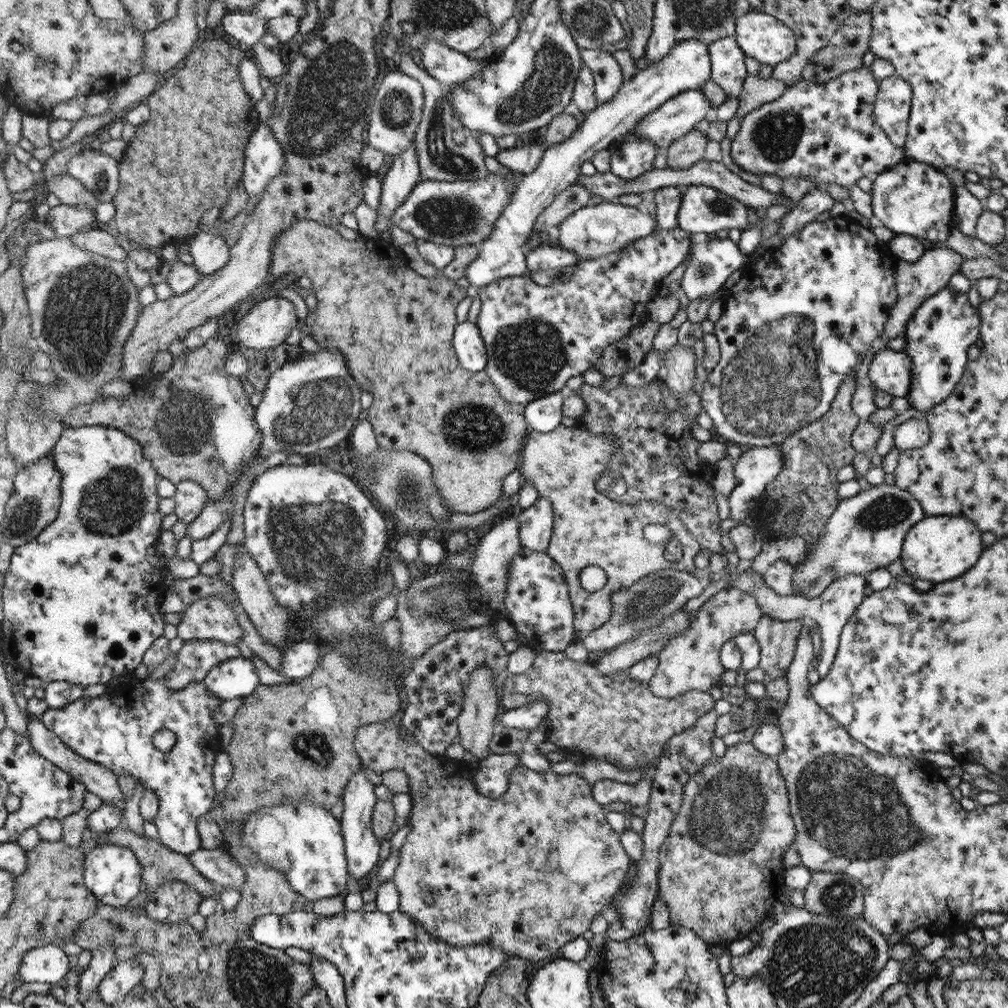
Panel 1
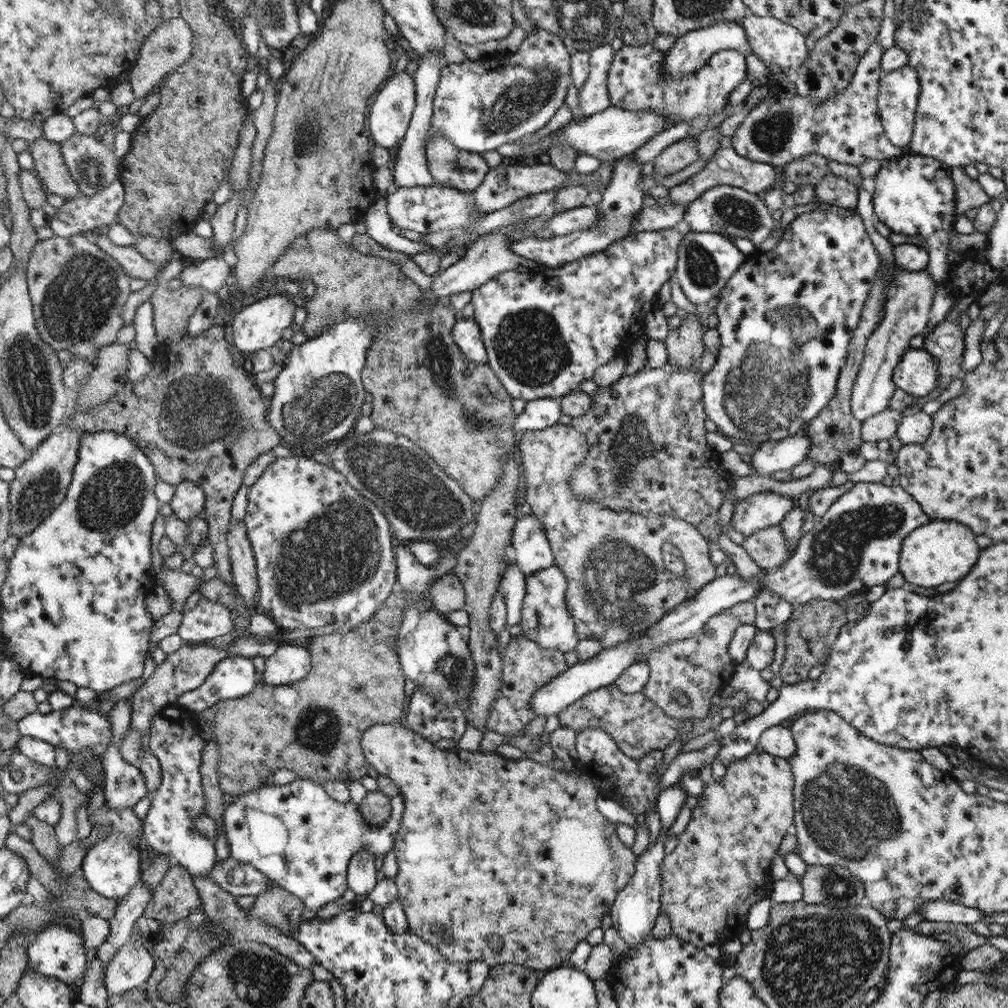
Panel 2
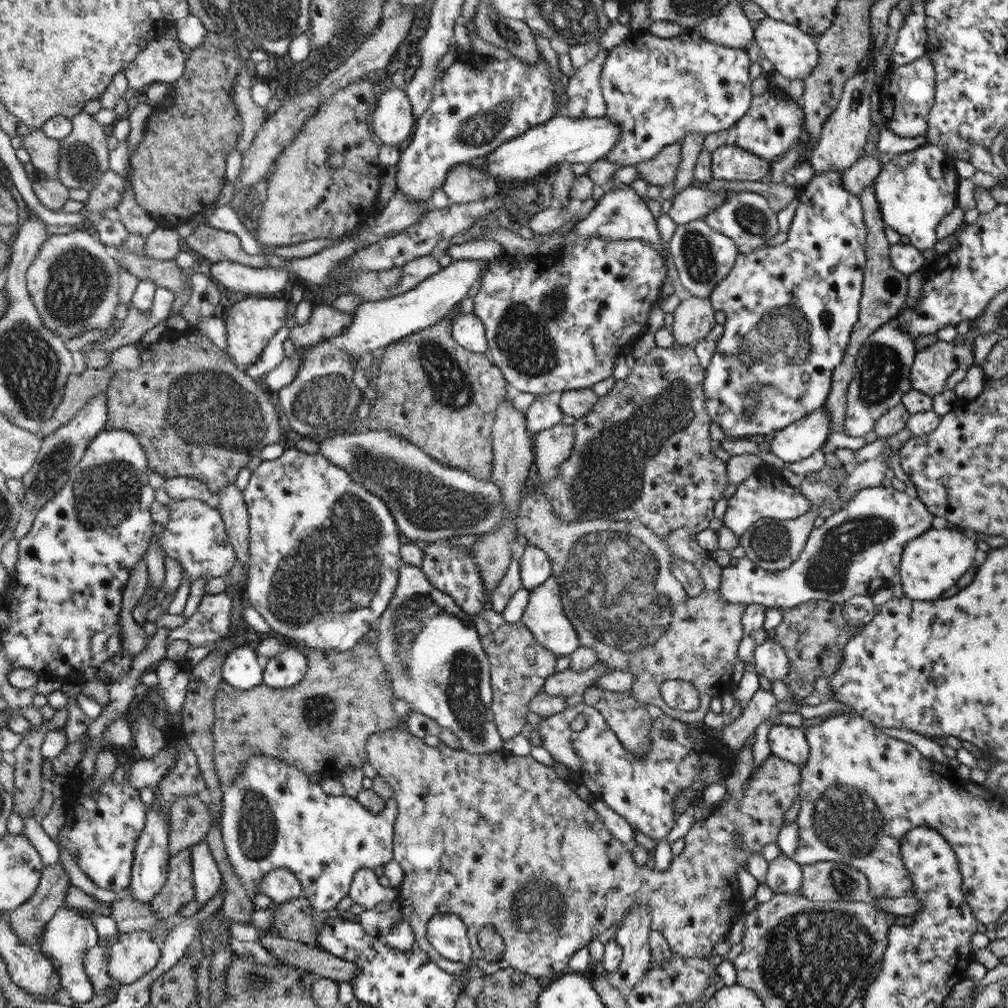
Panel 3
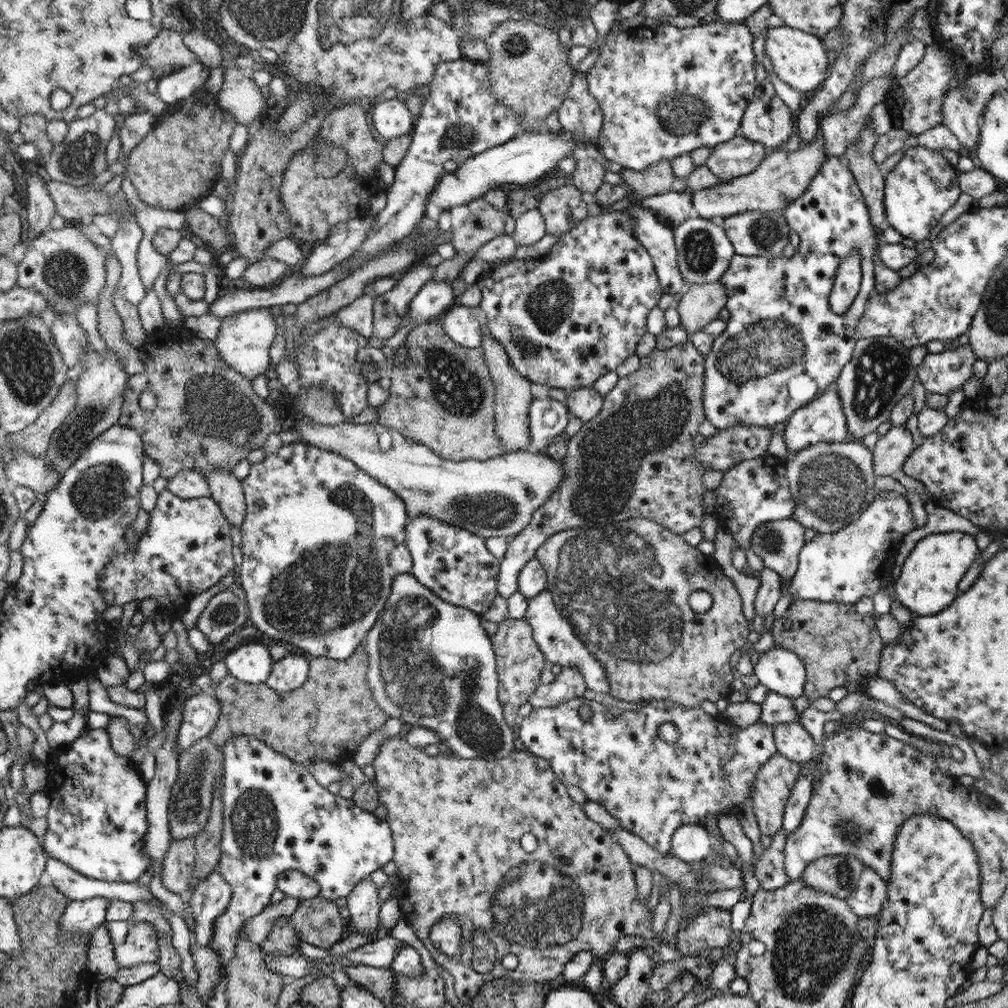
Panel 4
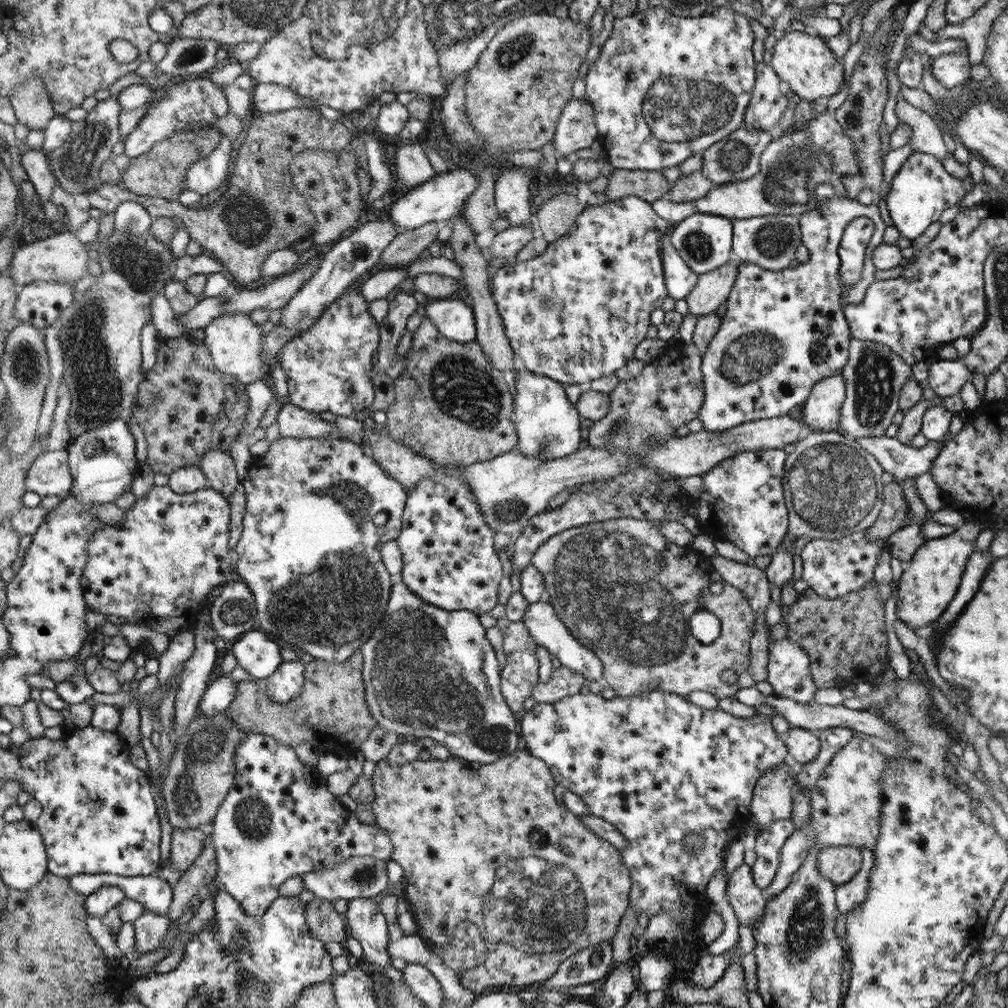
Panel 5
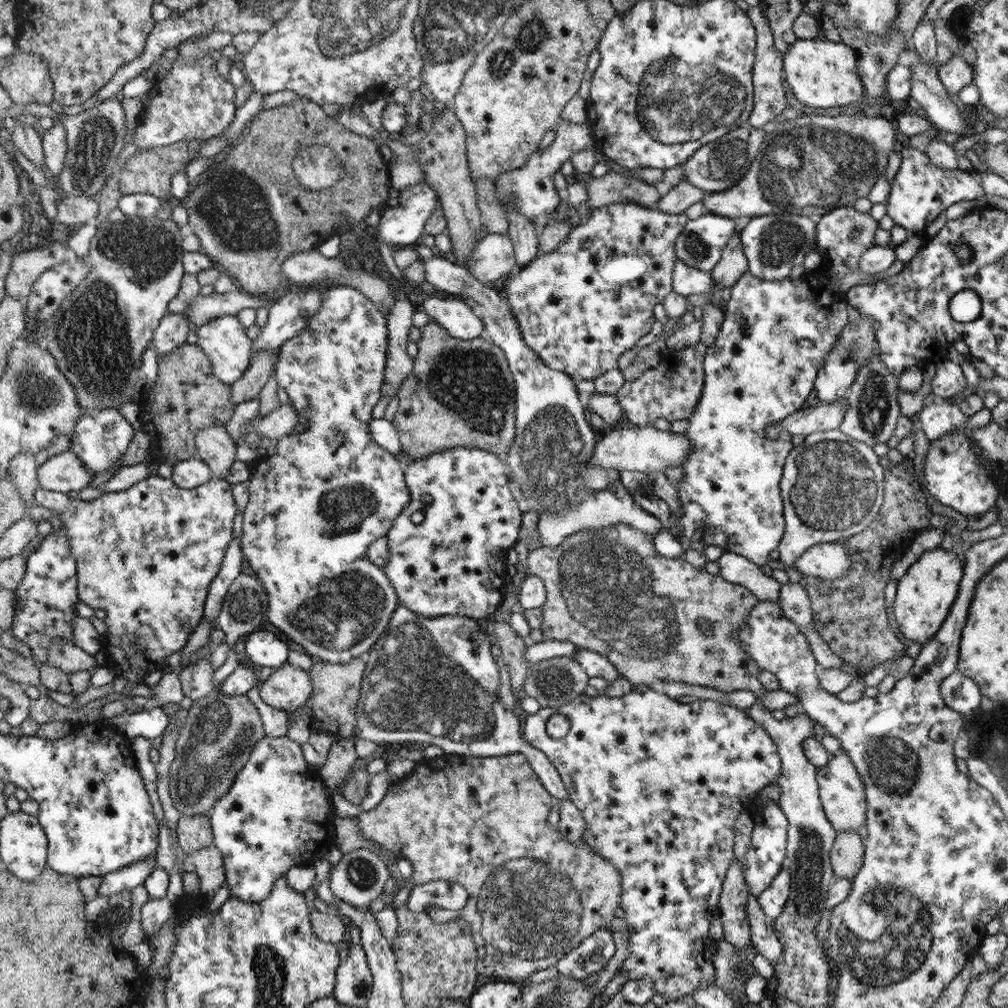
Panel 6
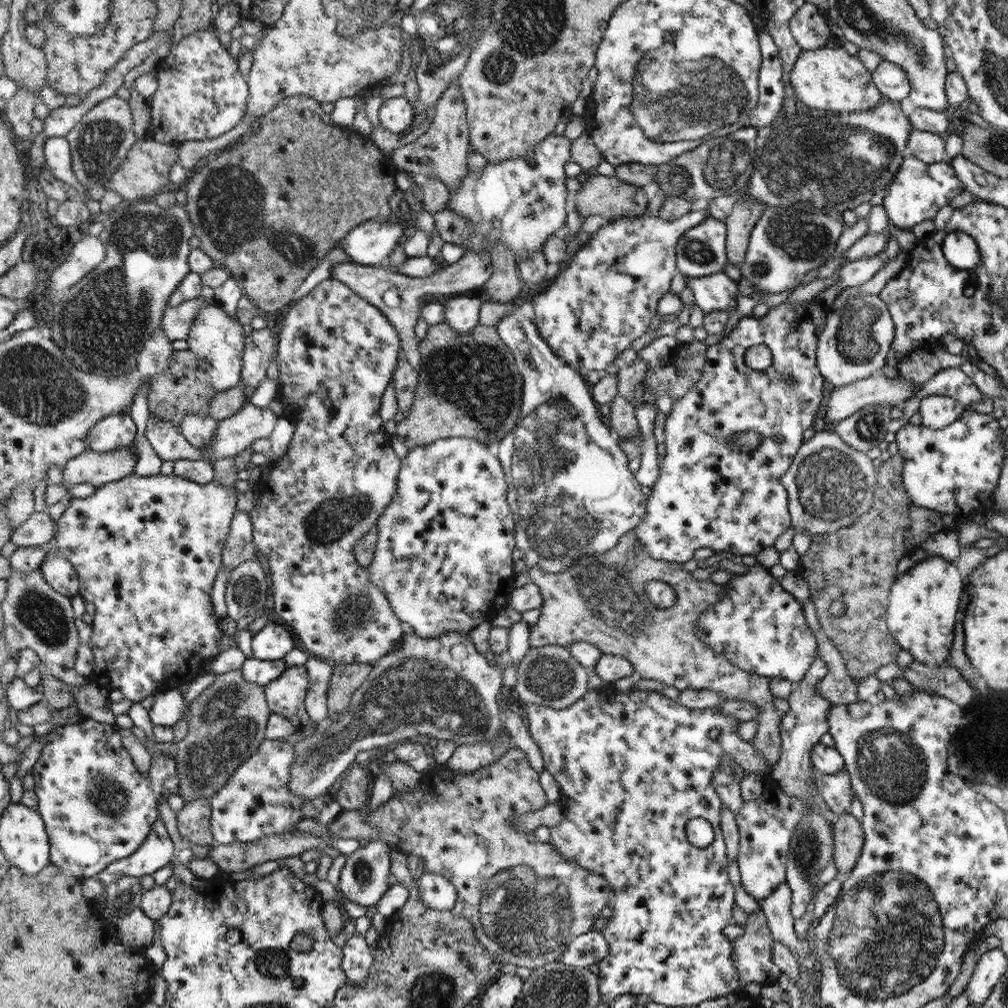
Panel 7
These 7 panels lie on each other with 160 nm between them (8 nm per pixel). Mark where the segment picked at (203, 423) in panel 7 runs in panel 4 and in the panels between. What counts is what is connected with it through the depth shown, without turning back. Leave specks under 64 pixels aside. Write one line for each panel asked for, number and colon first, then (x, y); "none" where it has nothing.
4: (227, 489)
5: (219, 468)
6: (215, 447)

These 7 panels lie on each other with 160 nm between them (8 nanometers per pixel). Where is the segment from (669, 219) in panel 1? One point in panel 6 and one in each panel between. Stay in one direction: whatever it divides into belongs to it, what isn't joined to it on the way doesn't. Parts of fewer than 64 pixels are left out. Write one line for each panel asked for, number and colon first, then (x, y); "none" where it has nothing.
2: (725, 167)
3: (731, 162)
4: (739, 156)
5: (738, 157)
6: (715, 167)

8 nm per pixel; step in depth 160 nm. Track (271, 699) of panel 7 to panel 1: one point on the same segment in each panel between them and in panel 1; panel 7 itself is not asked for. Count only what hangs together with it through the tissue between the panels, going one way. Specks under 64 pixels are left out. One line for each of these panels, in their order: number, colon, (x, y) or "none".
1: (301, 660)
2: (289, 663)
3: (288, 667)
4: (290, 672)
5: (287, 683)
6: (289, 687)

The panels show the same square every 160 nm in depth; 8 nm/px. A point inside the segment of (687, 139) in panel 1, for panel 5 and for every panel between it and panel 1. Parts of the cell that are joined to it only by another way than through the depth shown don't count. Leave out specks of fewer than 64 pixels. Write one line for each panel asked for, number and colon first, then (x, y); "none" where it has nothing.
2: (674, 158)
3: (661, 170)
4: (657, 179)
5: (649, 185)

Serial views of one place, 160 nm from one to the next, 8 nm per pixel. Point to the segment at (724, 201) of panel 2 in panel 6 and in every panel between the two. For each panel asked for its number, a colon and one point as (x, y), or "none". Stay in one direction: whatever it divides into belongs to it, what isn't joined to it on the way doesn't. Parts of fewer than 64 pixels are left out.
3: (746, 218)
4: (755, 233)
5: (769, 241)
6: (773, 244)

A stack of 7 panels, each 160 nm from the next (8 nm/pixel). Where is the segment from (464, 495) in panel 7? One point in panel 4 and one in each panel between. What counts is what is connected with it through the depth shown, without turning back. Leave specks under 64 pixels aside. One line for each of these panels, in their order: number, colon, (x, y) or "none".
4: (452, 561)
5: (449, 560)
6: (448, 548)

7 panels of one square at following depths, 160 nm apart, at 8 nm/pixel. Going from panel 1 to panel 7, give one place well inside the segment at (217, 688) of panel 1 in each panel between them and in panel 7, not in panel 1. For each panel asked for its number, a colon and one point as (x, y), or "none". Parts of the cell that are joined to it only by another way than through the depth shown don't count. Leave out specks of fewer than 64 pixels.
2: (234, 677)
3: (240, 668)
4: (251, 663)
5: (257, 652)
6: (264, 648)
7: (272, 642)

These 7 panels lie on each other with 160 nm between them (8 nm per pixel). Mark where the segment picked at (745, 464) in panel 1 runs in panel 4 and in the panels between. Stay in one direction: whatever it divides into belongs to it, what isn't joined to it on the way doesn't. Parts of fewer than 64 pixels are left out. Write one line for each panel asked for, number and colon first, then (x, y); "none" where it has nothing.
2: (781, 455)
3: (800, 440)
4: (823, 420)

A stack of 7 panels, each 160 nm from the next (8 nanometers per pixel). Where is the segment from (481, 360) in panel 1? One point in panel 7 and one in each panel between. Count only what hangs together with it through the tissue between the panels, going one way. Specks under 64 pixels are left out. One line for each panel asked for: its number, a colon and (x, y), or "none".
2: (468, 335)
3: (469, 330)
4: (462, 325)
5: (455, 320)
6: (456, 317)
7: (461, 312)

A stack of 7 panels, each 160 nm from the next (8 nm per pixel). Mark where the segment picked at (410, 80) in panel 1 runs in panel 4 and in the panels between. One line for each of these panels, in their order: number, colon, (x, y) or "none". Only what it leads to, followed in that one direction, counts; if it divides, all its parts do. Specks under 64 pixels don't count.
2: (392, 108)
3: (393, 118)
4: (392, 118)

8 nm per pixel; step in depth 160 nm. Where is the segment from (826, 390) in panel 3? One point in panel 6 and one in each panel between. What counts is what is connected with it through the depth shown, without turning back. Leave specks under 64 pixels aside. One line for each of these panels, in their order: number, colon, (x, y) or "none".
4: (783, 344)
5: (783, 331)
6: (774, 337)

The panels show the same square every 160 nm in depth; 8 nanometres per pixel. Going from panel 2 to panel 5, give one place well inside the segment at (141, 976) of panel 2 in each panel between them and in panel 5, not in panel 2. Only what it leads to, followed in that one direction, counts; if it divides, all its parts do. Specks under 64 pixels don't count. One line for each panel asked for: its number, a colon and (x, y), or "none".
3: (134, 954)
4: (141, 946)
5: (150, 929)

